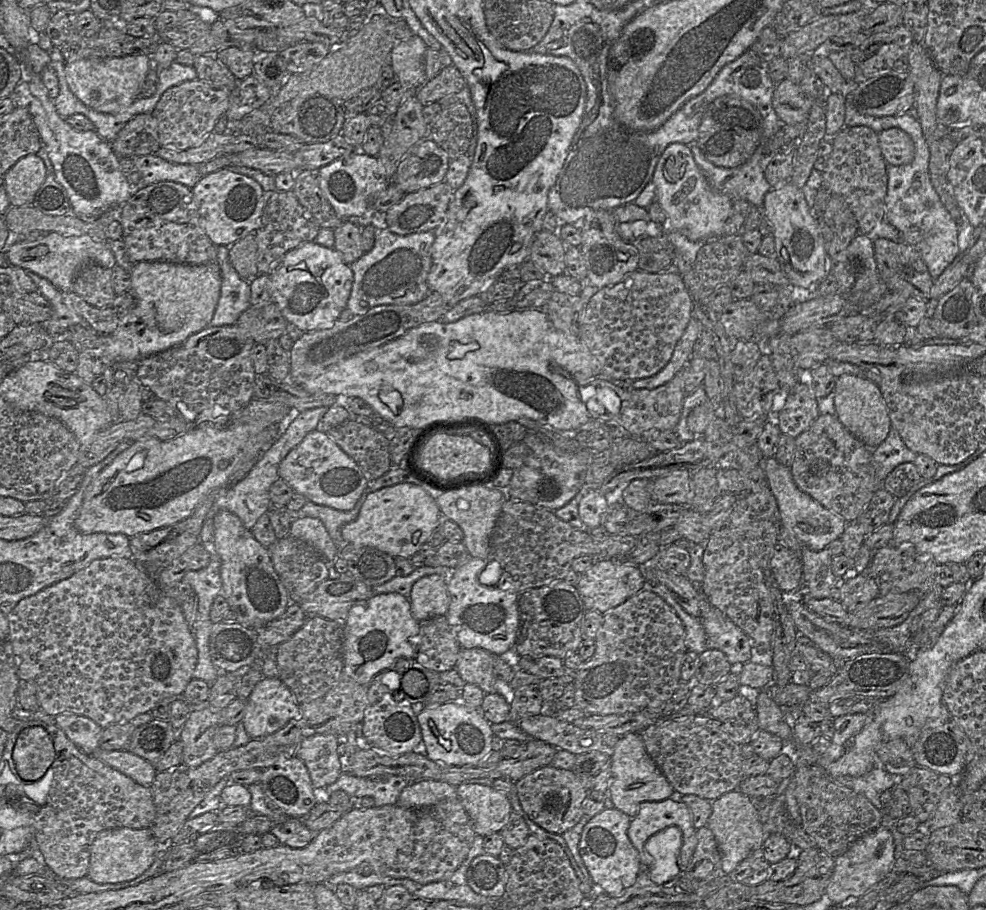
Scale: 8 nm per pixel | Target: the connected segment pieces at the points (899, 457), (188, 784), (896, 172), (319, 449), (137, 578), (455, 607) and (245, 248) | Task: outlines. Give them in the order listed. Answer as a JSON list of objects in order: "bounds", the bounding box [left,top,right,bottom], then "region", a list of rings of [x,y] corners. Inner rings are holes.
[{"bounds":[872,428,917,484],"region":[[[891,428],[886,439],[872,449],[872,465],[880,484],[900,464],[914,462],[917,453],[910,450],[899,433]]]},{"bounds":[150,658,439,845],"region":[[[399,658],[391,666],[391,669],[381,672],[366,685],[358,684],[343,676],[325,695],[307,703],[301,703],[300,715],[271,735],[251,739],[245,745],[219,751],[213,758],[197,767],[190,767],[182,763],[174,769],[157,772],[150,786],[155,805],[155,817],[150,829],[158,845],[170,844],[189,819],[194,808],[225,776],[230,776],[231,773],[240,770],[264,769],[273,765],[279,757],[295,756],[302,741],[312,735],[334,734],[338,736],[347,734],[351,729],[356,730],[356,724],[363,721],[366,709],[375,704],[386,693],[391,694],[397,704],[411,706],[417,716],[425,708],[424,702],[439,684],[438,672],[425,668],[414,659]],[[410,669],[421,671],[427,679],[427,691],[421,697],[412,698],[402,689],[402,677]]]},{"bounds":[843,78,960,280],"region":[[[856,78],[854,81],[847,81],[847,93],[843,94],[846,100],[845,126],[866,126],[876,133],[890,128],[900,128],[909,134],[914,142],[915,154],[909,164],[898,166],[888,164],[886,167],[888,185],[885,197],[885,219],[899,232],[910,227],[918,227],[923,232],[923,239],[914,246],[920,252],[929,274],[935,280],[960,253],[960,249],[958,245],[957,225],[941,202],[939,195],[931,183],[928,167],[929,149],[923,136],[921,124],[908,113],[884,117],[874,117],[859,113],[853,103],[851,103],[850,91],[855,84],[858,84],[856,83]]]},{"bounds":[279,429,369,511],"region":[[[317,429],[308,433],[282,460],[279,466],[279,476],[294,490],[294,493],[302,494],[316,504],[341,511],[349,511],[355,506],[369,482],[356,462],[327,433]]]},{"bounds":[6,558,197,729],"region":[[[102,558],[94,560],[69,578],[21,599],[6,616],[9,623],[7,640],[12,645],[17,659],[19,679],[35,688],[39,708],[51,716],[60,714],[86,716],[104,729],[110,725],[130,722],[137,715],[150,712],[167,697],[182,696],[186,686],[193,679],[197,663],[197,647],[182,608],[176,599],[167,595],[158,582],[148,575],[144,565],[140,565],[133,559]]]},{"bounds":[446,557,519,655],"region":[[[470,557],[455,568],[447,592],[449,607],[446,613],[448,623],[455,629],[461,648],[481,648],[495,655],[513,649],[519,632],[519,596],[514,590],[503,590],[496,586],[485,586],[479,582],[479,575],[488,561]]]},{"bounds":[229,232,257,281],"region":[[[254,232],[229,247],[229,260],[236,272],[247,281],[257,275],[257,242]]]}]

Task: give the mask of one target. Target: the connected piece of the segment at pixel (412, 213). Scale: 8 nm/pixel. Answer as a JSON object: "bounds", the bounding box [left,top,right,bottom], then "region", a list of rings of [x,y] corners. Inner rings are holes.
{"bounds":[385,181,454,235],"region":[[[445,181],[436,185],[405,193],[403,198],[385,213],[386,228],[397,235],[433,231],[445,222],[454,189]]]}

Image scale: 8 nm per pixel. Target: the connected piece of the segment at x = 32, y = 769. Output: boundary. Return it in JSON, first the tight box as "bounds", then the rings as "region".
{"bounds":[12,726,55,781],"region":[[[40,726],[23,729],[16,740],[12,758],[24,781],[41,779],[55,759],[55,750],[47,730]]]}

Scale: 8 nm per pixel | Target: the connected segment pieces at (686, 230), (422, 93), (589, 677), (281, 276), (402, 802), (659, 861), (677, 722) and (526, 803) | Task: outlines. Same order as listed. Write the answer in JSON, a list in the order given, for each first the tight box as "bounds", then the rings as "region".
[{"bounds":[652,143,732,241],"region":[[[672,143],[663,151],[655,167],[652,183],[655,200],[667,215],[668,225],[691,241],[723,237],[723,227],[732,214],[732,199],[710,185],[696,164],[690,145]]]},{"bounds":[416,65,466,106],"region":[[[450,65],[443,67],[435,77],[419,87],[416,97],[425,106],[431,102],[438,102],[447,95],[460,92],[466,85],[461,72],[454,65]]]},{"bounds":[575,589,688,715],"region":[[[643,589],[609,609],[594,641],[595,653],[575,671],[575,707],[586,715],[610,715],[664,707],[672,701],[688,649],[682,621],[661,597]]]},{"bounds":[270,242,353,332],"region":[[[305,242],[285,253],[270,270],[272,303],[280,309],[288,323],[303,332],[331,328],[347,307],[353,271],[334,248]]]},{"bounds":[397,779,458,809],"region":[[[422,779],[403,789],[397,804],[404,808],[421,809],[448,799],[458,799],[455,786],[443,781]]]},{"bounds":[627,798,697,885],"region":[[[670,798],[642,803],[638,814],[631,820],[627,835],[649,878],[657,885],[664,885],[680,876],[690,864],[697,846],[696,831],[687,805]]]},{"bounds":[641,714,743,801],"region":[[[705,714],[658,720],[641,733],[650,758],[656,763],[674,791],[714,801],[737,790],[743,779],[741,746],[722,729],[721,723]]]},{"bounds":[515,766,588,835],"region":[[[552,766],[540,768],[515,782],[516,794],[524,812],[545,831],[563,835],[584,816],[584,803],[588,790],[573,771]]]}]

